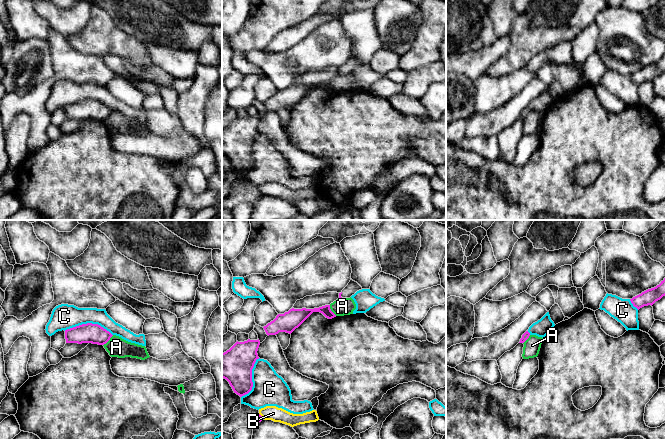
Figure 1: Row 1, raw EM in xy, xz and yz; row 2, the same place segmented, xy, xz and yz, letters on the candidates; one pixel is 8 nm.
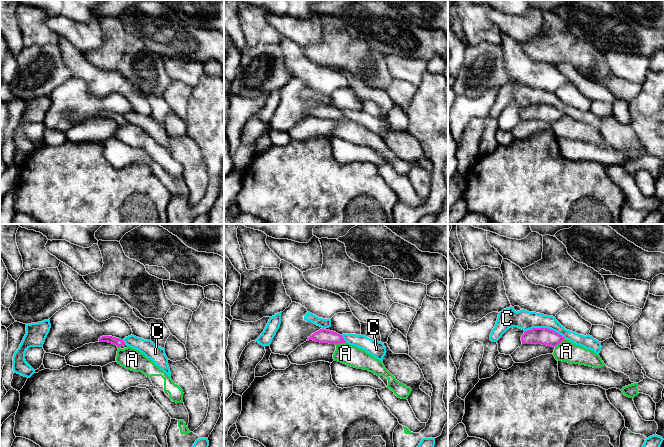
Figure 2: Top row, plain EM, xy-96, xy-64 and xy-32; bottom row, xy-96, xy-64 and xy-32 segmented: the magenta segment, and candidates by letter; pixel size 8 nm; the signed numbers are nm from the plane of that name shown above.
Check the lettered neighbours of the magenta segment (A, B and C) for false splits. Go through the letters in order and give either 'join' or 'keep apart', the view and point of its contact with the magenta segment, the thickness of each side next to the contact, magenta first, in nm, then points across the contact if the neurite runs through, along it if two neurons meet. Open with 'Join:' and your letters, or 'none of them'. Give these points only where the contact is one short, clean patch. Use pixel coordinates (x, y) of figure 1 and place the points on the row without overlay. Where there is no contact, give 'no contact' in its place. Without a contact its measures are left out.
Join: none of them
A: keep apart | xy (108, 116) | 160/160 nm | along xy (113, 111), (103, 121)
B: keep apart | xz (261, 192) | 40/120 nm
C: keep apart | xy (88, 99) | 160/200 nm

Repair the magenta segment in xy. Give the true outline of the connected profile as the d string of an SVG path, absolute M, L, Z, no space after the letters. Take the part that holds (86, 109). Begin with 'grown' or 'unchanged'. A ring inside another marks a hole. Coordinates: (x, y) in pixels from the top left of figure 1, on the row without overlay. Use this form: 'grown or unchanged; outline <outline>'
unchanged; outline M82 100L65 106L66 119L106 120L113 111L98 100Z

